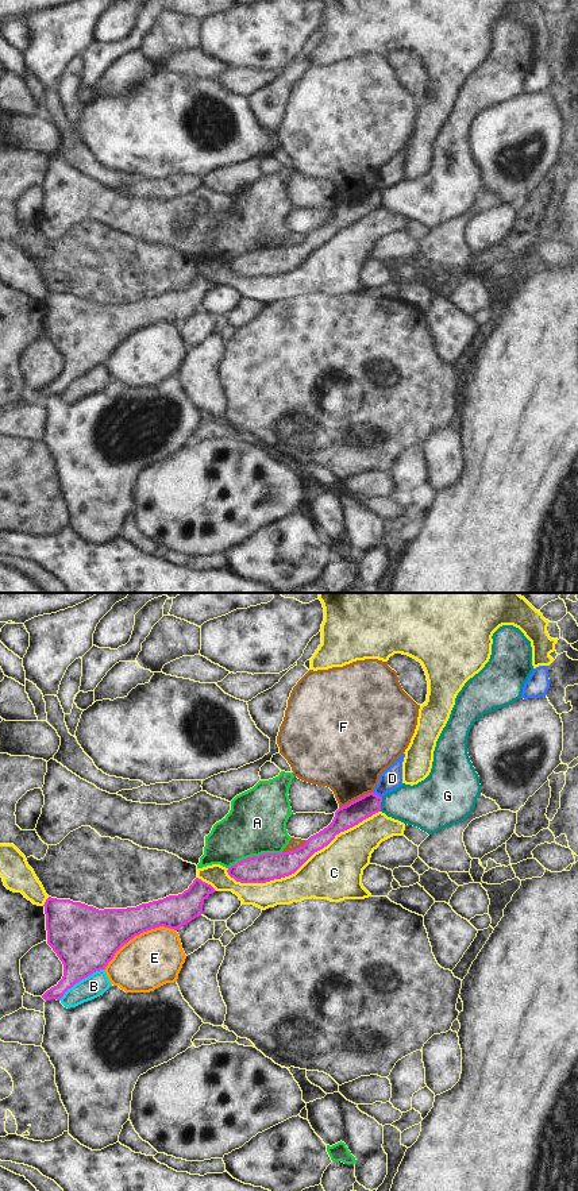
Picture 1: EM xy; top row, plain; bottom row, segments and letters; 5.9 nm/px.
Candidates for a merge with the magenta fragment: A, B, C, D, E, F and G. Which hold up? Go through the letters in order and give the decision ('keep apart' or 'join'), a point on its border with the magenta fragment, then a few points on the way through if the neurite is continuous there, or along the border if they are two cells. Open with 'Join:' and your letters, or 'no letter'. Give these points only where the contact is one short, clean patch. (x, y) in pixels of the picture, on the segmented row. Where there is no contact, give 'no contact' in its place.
Join: no letter
A: keep apart | xy (254, 856)
B: keep apart | xy (80, 979)
C: keep apart | xy (303, 863)
D: keep apart | xy (376, 794) | along xy (373, 793), (381, 797)
E: keep apart | xy (137, 935)
F: keep apart | xy (355, 800)
G: keep apart | xy (380, 804) | along xy (382, 797), (380, 810)

